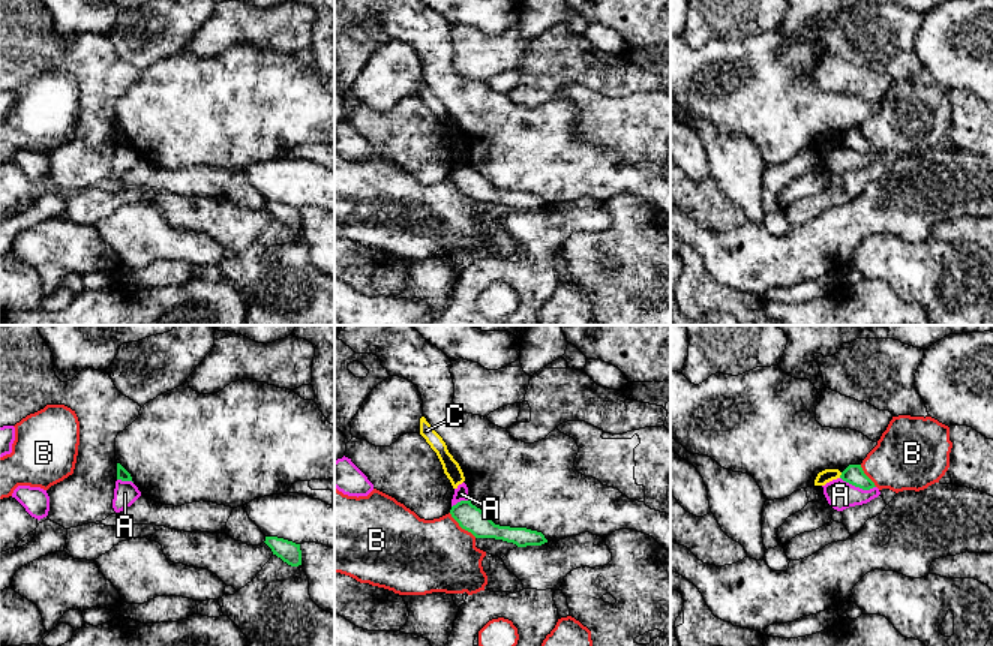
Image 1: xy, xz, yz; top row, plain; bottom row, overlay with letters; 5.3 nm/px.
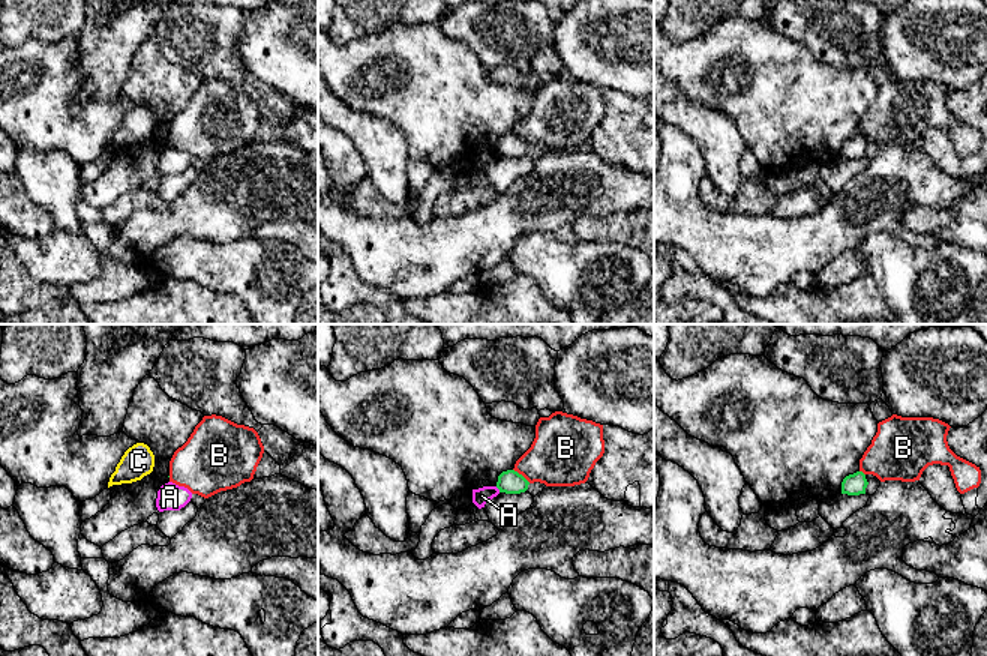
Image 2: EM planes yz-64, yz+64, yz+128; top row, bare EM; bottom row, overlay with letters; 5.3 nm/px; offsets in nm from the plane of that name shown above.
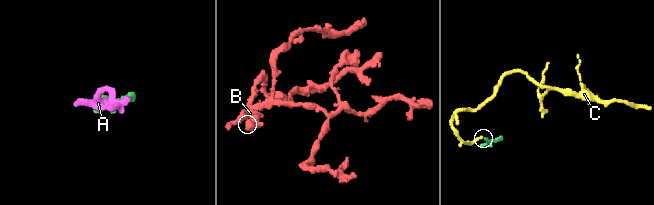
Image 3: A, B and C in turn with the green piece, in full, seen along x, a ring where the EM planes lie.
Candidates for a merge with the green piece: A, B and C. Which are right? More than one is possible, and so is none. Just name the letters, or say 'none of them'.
none of them

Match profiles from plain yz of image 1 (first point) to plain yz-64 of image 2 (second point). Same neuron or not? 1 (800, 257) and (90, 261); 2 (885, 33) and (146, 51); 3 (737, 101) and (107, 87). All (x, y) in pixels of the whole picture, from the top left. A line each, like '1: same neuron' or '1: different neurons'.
1: same neuron
2: different neurons
3: different neurons

